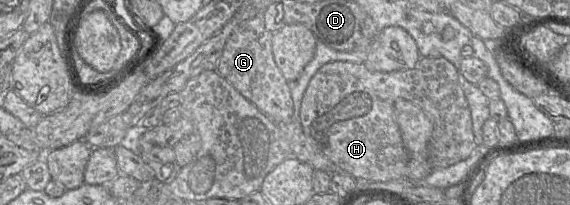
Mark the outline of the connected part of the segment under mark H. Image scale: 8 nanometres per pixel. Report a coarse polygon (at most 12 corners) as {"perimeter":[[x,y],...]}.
{"perimeter":[[333,61],[300,106],[306,137],[354,178],[406,179],[398,98],[433,124],[431,168],[477,144],[455,66]]}

